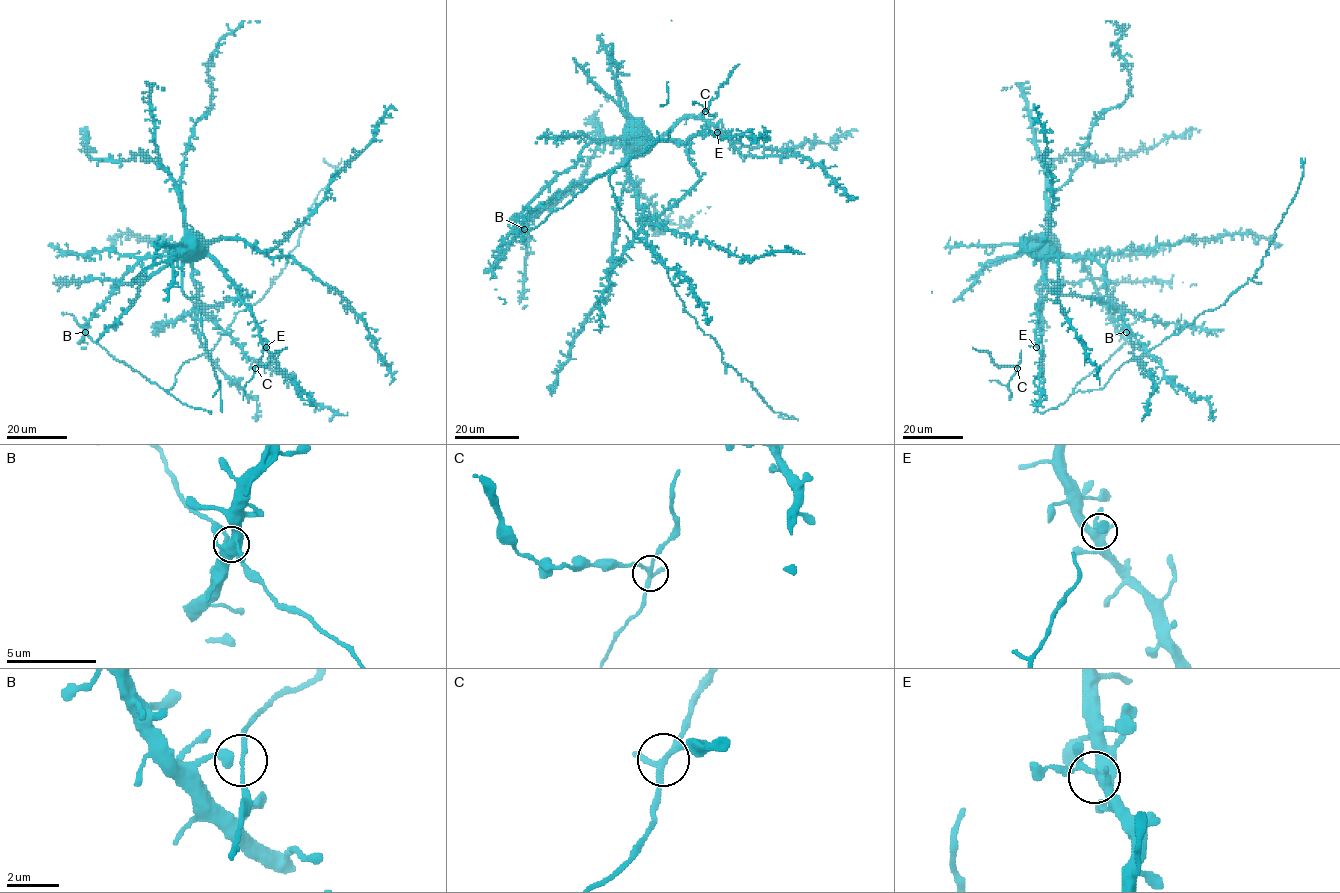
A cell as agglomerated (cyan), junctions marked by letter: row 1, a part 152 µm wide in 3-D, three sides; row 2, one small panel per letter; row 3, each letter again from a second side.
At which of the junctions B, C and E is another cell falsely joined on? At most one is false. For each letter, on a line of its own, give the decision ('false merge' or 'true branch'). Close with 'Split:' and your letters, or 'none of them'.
B: true branch
C: false merge
E: true branch
Split: C

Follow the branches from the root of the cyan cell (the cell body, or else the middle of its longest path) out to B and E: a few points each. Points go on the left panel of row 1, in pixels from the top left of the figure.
B: (196, 244), (193, 239), (178, 254), (140, 260), (95, 311), (85, 332)
E: (196, 244), (230, 279), (237, 296), (253, 317), (261, 342), (266, 347)

